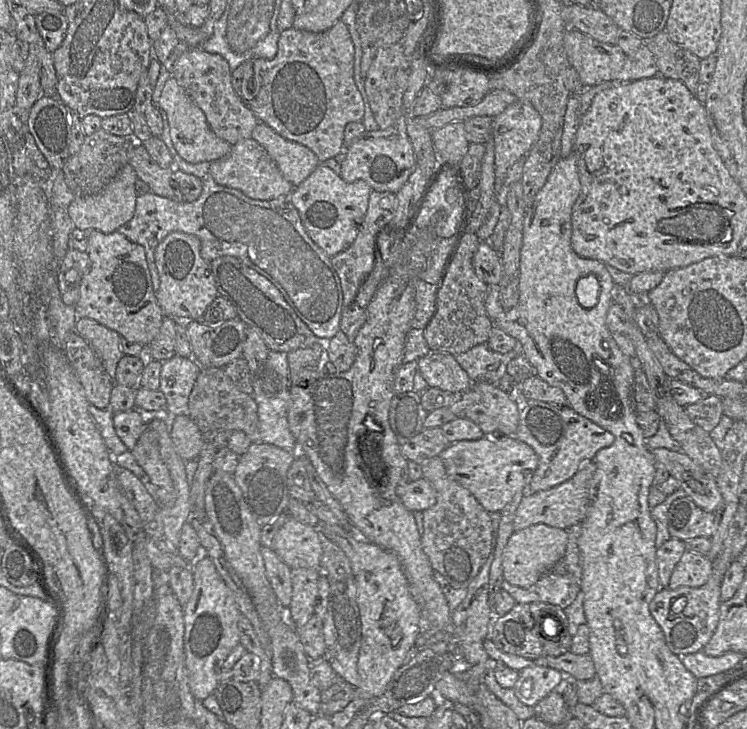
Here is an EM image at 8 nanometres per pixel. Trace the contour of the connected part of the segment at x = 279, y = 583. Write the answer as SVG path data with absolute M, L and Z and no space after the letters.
M262 546L261 553L264 560L266 576L280 602L288 607L292 598L292 568L289 567L270 547Z

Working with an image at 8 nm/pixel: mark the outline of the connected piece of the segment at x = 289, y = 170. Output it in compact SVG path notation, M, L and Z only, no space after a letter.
M258 122L251 137L267 151L293 187L300 185L320 164L310 148L284 138L263 122Z

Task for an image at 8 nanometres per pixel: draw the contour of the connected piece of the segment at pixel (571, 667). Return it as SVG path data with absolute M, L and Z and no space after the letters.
M570 650L559 655L541 655L535 659L535 665L558 669L564 676L576 680L589 680L596 676L595 665L591 655L575 654Z

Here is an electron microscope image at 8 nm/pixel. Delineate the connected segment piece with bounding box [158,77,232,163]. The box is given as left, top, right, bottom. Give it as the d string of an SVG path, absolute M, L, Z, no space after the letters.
M174 77L169 78L165 83L158 108L166 114L173 145L185 161L189 163L214 162L230 152L232 145L219 138L211 130L204 112L187 95Z

